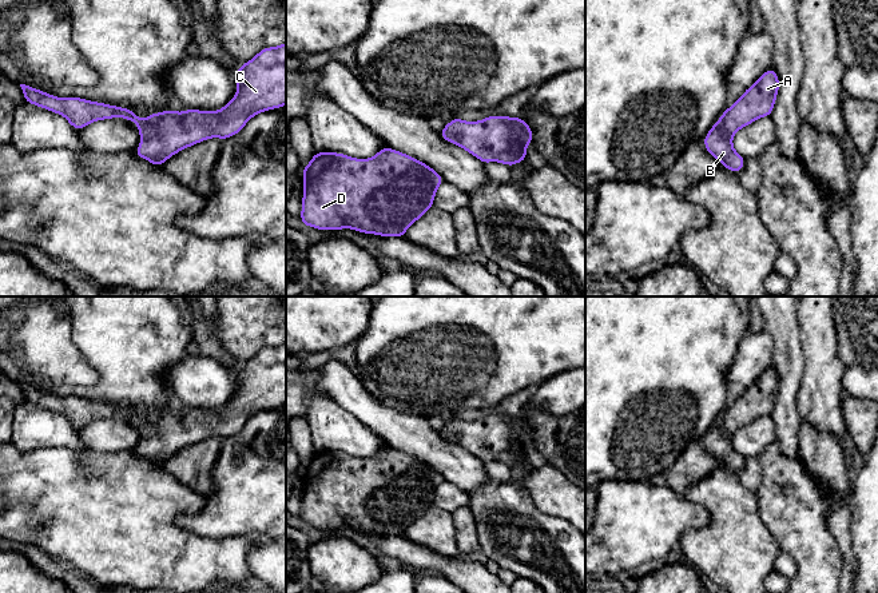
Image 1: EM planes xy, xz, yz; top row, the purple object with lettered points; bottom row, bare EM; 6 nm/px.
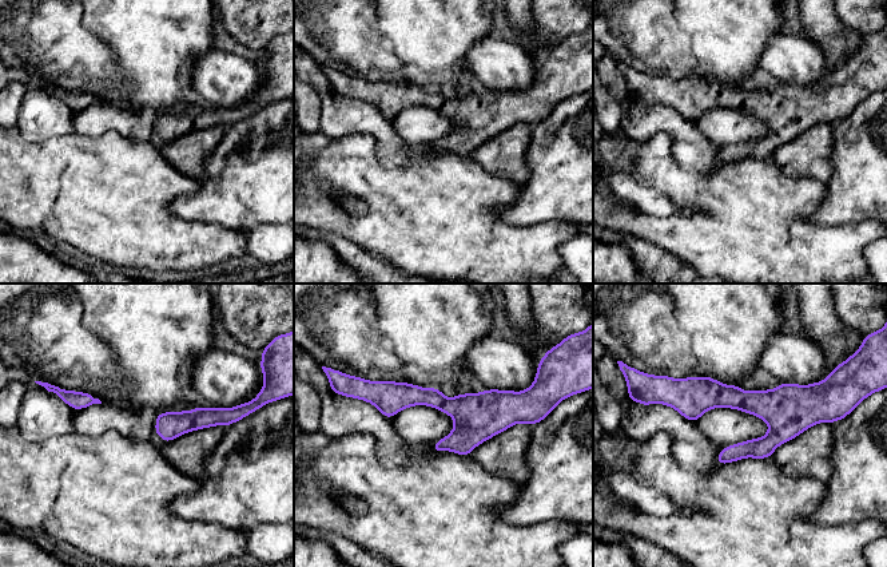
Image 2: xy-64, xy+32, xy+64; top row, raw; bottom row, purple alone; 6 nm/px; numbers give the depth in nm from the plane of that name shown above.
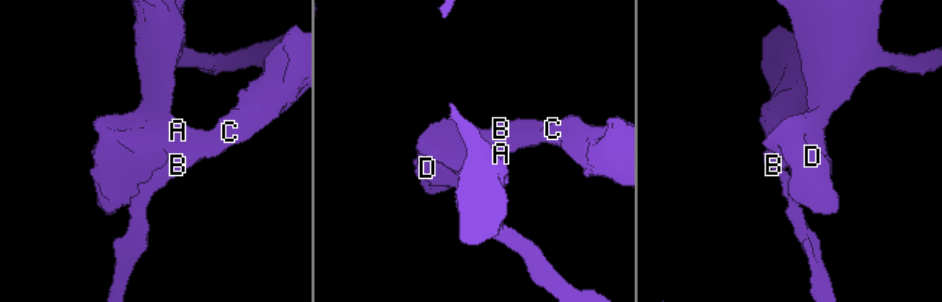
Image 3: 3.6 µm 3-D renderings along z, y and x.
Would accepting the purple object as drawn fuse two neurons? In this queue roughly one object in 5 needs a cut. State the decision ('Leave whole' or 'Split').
Leave whole

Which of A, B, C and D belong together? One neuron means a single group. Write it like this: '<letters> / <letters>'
A B C D

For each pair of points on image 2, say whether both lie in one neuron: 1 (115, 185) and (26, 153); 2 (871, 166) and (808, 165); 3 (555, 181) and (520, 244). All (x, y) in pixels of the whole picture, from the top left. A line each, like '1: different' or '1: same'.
1: same
2: different
3: different

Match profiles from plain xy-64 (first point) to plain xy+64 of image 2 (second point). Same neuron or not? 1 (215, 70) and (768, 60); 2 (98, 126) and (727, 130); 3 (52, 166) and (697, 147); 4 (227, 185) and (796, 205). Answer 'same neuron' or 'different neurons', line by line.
1: same neuron
2: same neuron
3: different neurons
4: different neurons

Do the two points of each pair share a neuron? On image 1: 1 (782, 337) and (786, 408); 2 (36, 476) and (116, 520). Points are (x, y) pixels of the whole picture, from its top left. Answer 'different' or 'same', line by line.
1: same
2: same

